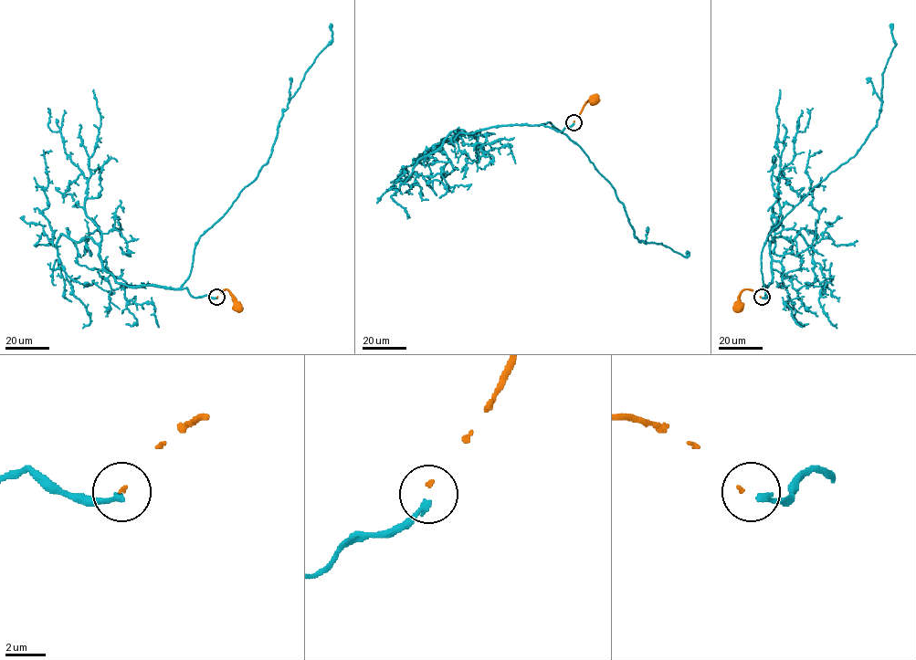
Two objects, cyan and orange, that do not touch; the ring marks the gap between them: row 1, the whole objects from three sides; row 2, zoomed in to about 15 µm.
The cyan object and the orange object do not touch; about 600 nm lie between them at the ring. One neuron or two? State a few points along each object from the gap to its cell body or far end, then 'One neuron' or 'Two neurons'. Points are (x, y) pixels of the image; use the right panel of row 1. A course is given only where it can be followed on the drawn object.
Course of cyan: (762, 297), (770, 296), (761, 272), (770, 233), (856, 153), (877, 123), (882, 73), (895, 46), (892, 24). Course of orange: (761, 297), (752, 290), (744, 289), (740, 296), (738, 306). One neuron

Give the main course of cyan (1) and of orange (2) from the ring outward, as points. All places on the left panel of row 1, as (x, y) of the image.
1: (216, 297), (194, 297), (180, 288), (190, 272), (196, 243), (268, 162), (288, 101), (332, 39), (330, 24)
2: (216, 297), (226, 289), (238, 304), (237, 306)

